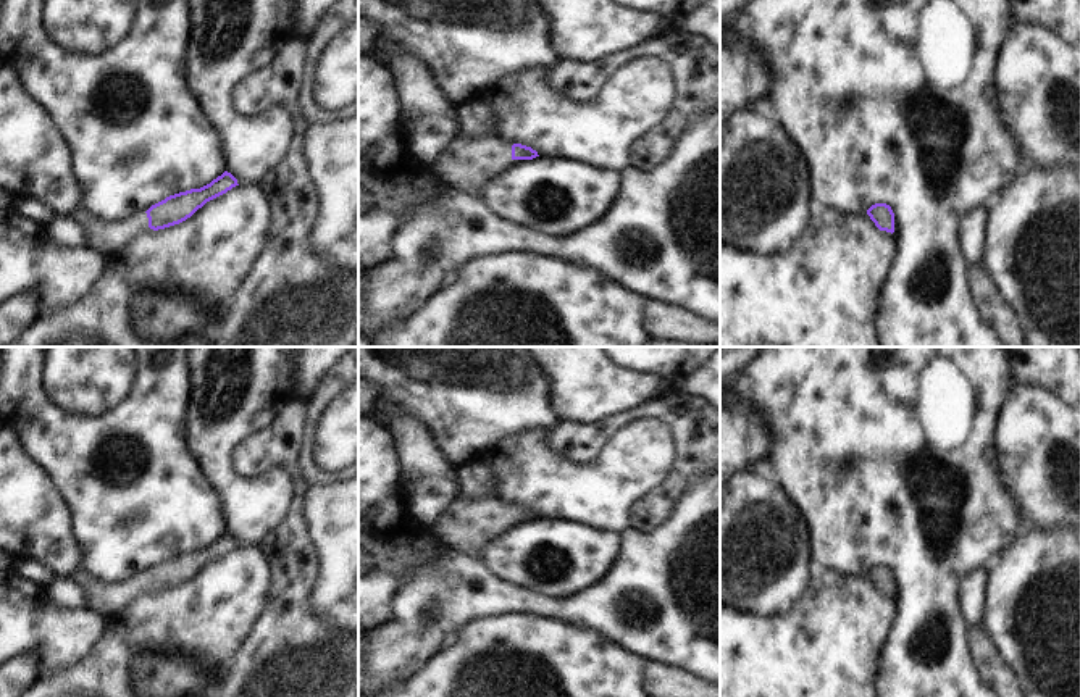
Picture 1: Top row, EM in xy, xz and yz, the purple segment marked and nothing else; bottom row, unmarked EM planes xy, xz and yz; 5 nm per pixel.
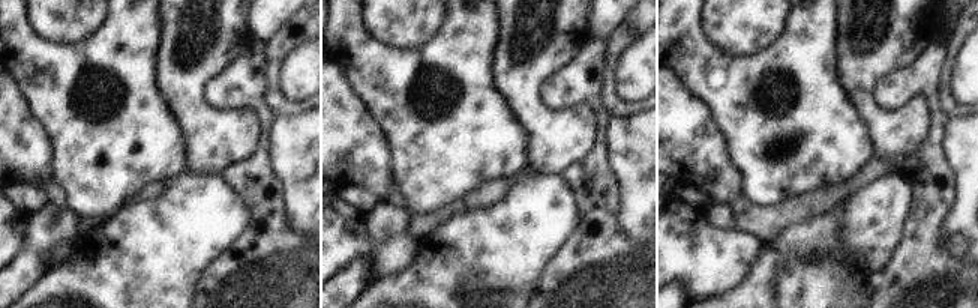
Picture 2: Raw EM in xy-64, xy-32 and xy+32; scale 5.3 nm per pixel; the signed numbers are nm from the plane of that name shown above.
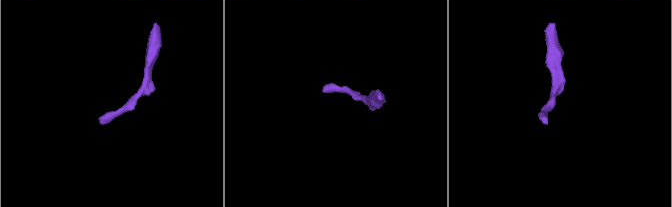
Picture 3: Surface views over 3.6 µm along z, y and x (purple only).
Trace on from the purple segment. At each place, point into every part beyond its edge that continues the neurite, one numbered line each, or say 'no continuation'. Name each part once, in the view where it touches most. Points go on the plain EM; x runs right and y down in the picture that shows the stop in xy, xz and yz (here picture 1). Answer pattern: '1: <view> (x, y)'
1: xy (107, 599)

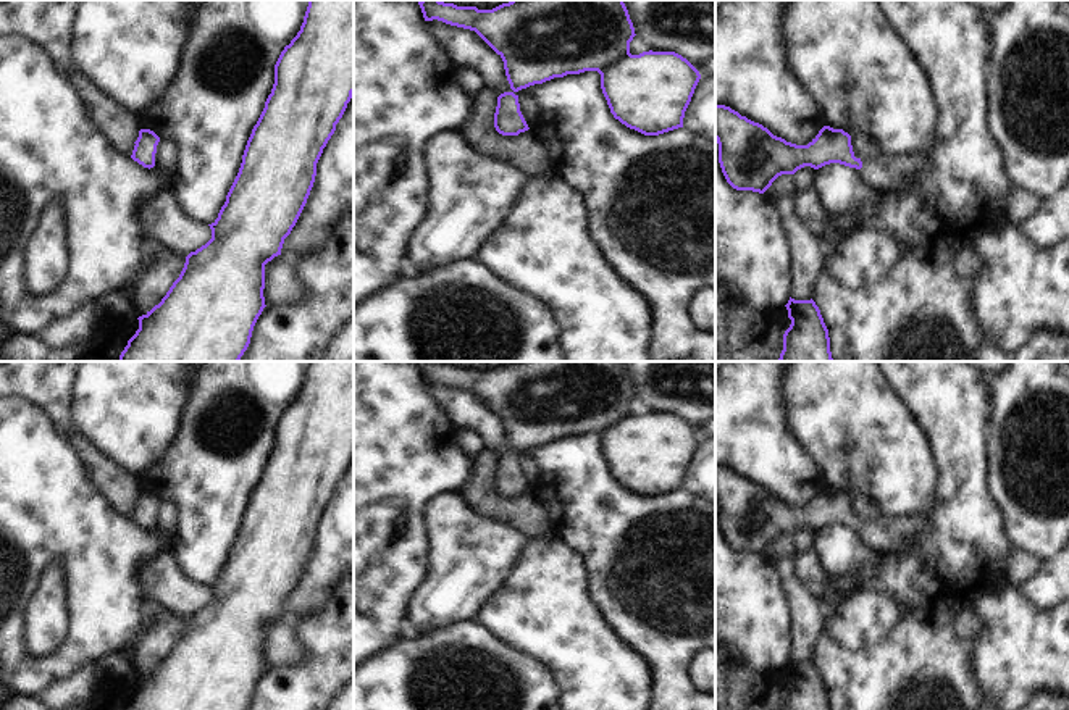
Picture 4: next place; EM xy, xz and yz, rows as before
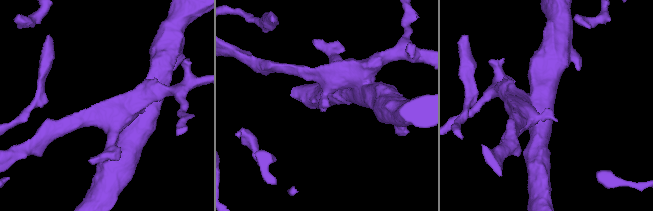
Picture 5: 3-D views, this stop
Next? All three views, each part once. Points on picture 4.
1: yz (885, 533)

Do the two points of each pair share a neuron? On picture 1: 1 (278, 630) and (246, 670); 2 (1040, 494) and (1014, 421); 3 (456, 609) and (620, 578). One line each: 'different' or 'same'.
1: same
2: same
3: same

